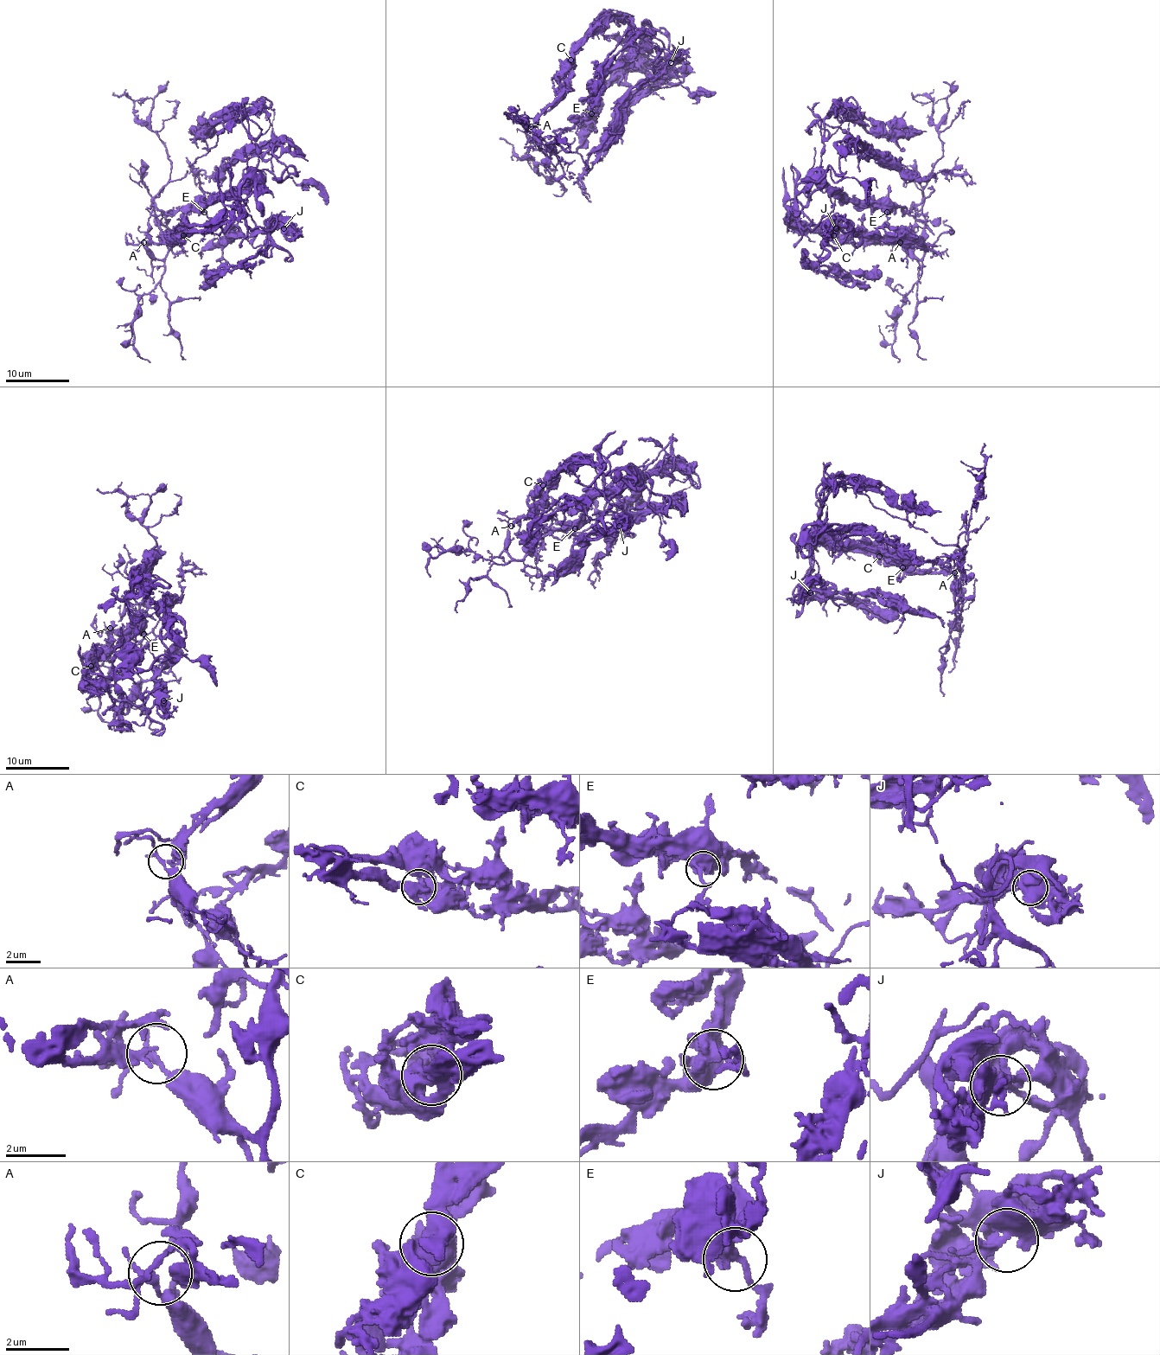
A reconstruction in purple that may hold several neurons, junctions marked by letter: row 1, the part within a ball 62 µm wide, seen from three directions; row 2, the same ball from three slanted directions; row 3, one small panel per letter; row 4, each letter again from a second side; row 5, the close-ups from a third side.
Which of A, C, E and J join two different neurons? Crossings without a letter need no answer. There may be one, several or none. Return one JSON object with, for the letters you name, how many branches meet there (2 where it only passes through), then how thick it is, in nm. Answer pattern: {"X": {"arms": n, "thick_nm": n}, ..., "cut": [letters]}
{"cut": []}

